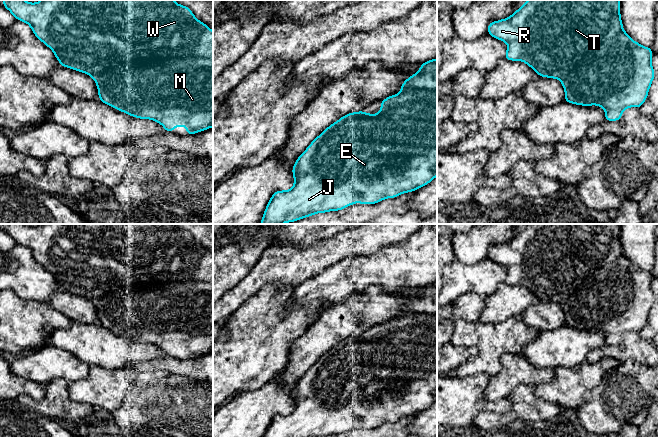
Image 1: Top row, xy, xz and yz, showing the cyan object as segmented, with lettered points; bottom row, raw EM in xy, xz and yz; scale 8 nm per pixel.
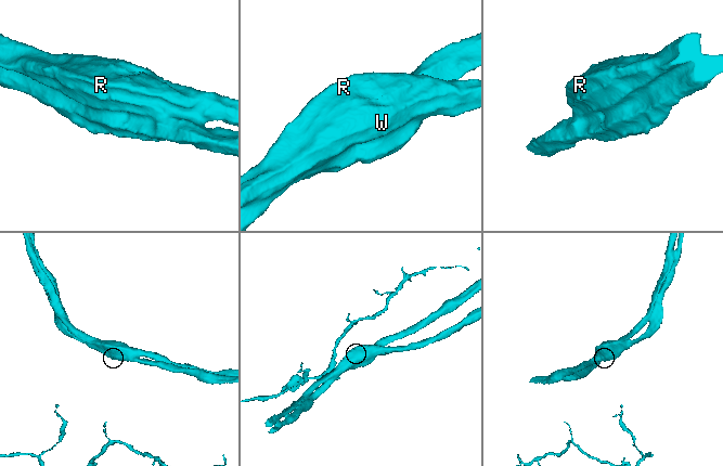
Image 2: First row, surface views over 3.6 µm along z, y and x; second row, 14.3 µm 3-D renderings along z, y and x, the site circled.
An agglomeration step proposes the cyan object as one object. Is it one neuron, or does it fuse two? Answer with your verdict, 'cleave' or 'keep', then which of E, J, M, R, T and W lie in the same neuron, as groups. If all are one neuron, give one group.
cleave | E J M / R T W

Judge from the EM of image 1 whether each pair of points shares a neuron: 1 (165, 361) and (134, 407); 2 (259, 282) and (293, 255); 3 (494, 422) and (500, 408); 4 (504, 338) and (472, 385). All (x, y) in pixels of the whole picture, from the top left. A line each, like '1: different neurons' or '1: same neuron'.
1: different neurons
2: same neuron
3: different neurons
4: different neurons

